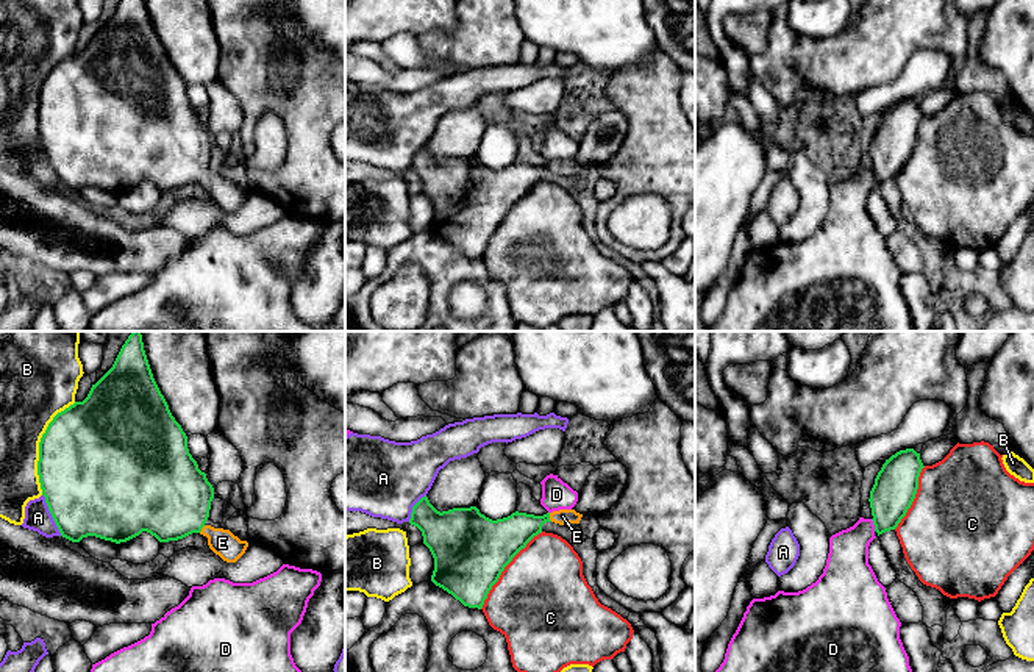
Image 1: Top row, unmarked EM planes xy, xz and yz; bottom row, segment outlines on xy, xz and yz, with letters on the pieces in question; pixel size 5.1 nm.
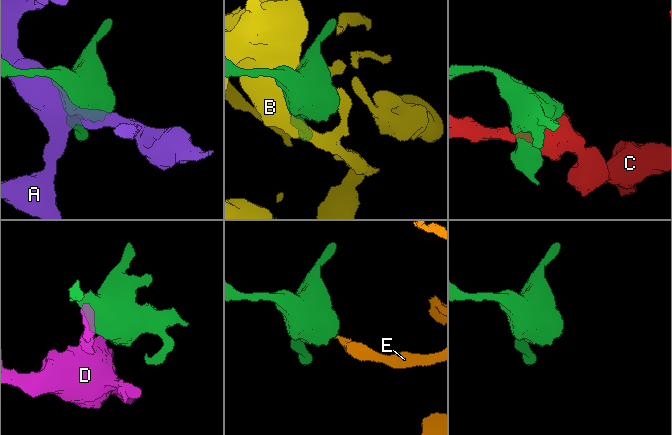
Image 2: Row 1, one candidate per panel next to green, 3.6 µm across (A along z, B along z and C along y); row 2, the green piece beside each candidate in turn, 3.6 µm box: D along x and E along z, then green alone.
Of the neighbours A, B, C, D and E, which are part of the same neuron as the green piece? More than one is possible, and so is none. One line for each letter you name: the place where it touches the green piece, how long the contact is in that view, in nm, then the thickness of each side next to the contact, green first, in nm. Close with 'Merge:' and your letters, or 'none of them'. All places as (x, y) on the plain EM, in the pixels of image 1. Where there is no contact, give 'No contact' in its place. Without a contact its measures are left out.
E: Touches green at xz (549, 168). Shared border 50 nm. Thickness 200 nm (green) against 80 nm
Merge: E

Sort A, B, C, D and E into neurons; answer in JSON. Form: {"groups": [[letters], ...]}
{"groups": [["A"], ["B"], ["C"], ["D"], ["E"]]}

